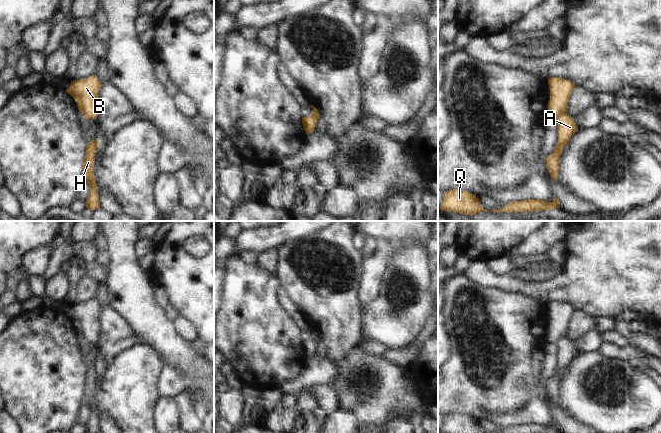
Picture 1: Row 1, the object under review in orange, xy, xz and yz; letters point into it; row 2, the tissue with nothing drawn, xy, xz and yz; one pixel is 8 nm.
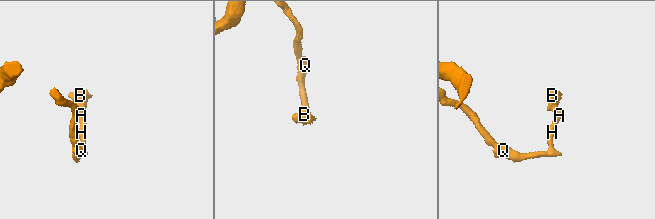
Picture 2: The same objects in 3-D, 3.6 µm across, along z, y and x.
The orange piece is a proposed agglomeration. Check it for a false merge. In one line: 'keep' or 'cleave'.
cleave

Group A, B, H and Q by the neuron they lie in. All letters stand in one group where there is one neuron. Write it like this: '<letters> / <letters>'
A H Q / B

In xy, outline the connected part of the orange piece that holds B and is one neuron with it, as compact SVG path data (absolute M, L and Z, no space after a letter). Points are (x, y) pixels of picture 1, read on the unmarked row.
M94 299L85 303L71 305L70 311L66 314L78 329L78 333L88 343L96 343L99 336L99 315L101 305Z

